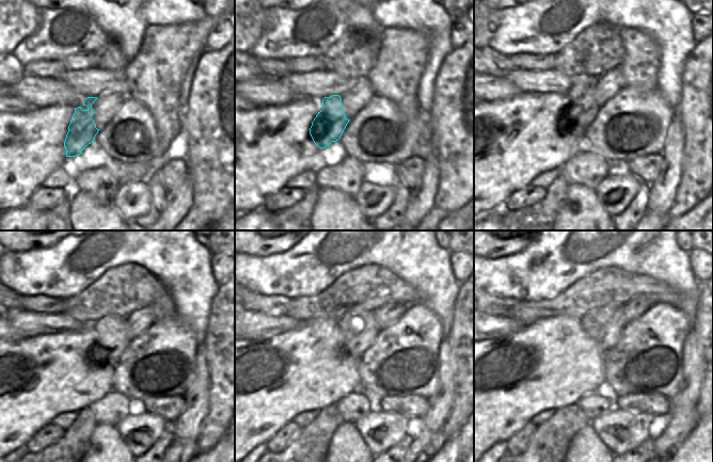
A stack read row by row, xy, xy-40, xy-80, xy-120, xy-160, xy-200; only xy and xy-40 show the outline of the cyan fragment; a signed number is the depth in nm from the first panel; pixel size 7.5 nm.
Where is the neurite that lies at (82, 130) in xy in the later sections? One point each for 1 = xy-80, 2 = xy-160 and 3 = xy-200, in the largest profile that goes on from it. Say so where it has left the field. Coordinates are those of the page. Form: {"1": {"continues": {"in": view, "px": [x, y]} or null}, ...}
{"1": {"continues": {"in": "xy-80", "px": [583, 109]}}, "2": {"continues": {"in": "xy-160", "px": [360, 329]}}, "3": {"continues": {"in": "xy-200", "px": [604, 324]}}}

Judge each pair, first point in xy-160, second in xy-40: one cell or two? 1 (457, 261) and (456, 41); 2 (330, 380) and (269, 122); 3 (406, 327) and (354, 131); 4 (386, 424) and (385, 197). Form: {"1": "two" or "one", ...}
{"1": "one", "2": "one", "3": "one", "4": "one"}

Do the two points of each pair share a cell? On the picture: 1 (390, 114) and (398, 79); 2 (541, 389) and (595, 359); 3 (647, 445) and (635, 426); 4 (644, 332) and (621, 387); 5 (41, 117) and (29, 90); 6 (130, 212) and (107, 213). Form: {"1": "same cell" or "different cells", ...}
{"1": "different cells", "2": "same cell", "3": "different cells", "4": "same cell", "5": "different cells", "6": "different cells"}

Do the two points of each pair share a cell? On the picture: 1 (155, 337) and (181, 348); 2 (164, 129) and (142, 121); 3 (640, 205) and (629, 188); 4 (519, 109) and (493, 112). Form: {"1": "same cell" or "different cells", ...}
{"1": "same cell", "2": "different cells", "3": "different cells", "4": "same cell"}

